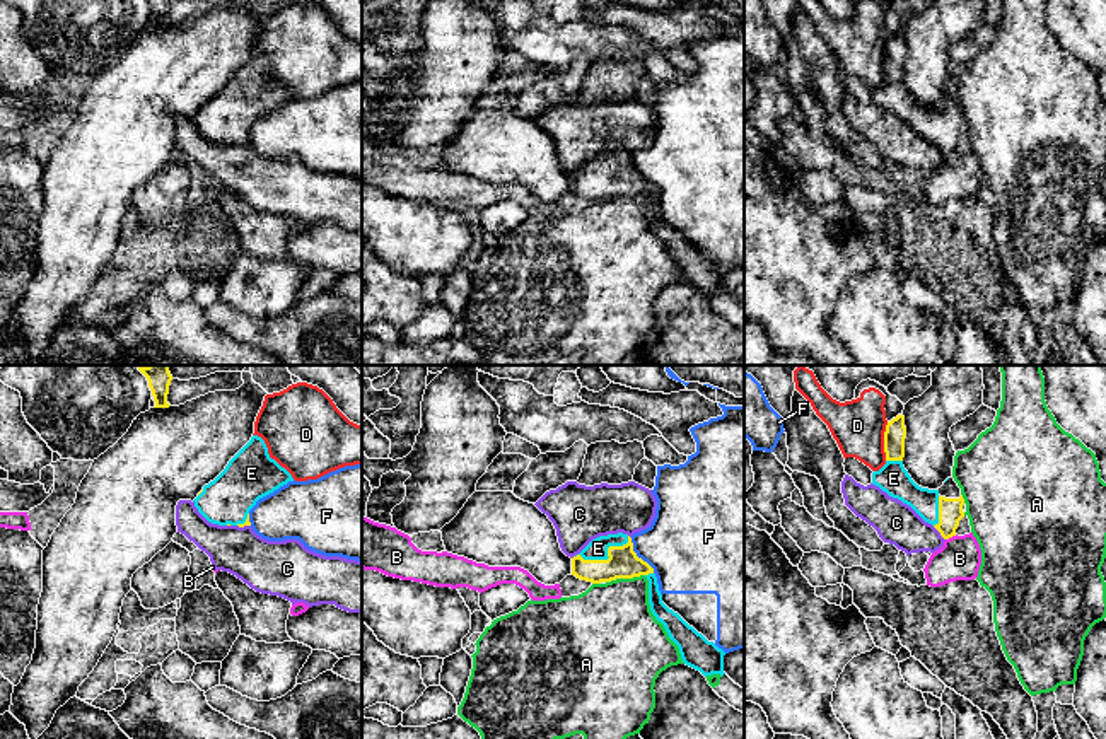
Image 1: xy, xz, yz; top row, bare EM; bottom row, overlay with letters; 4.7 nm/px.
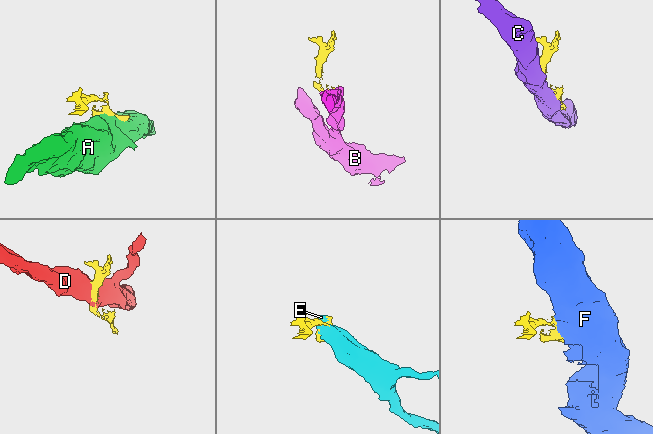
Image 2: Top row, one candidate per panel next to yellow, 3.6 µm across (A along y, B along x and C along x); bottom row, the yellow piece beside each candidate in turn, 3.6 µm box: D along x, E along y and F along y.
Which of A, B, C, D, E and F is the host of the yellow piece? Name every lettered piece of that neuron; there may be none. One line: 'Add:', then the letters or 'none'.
Add: E

